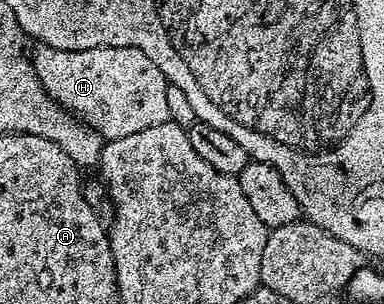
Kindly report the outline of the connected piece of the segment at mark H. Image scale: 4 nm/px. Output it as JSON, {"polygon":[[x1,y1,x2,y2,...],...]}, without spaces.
{"polygon":[[41,42,31,47,32,67,49,96,58,105,76,115,80,121,98,131,105,140,132,136,142,128,152,128,169,121,166,108,166,88,170,84,164,73,142,52,133,46,99,46,78,52,66,52,62,48,50,48]]}

